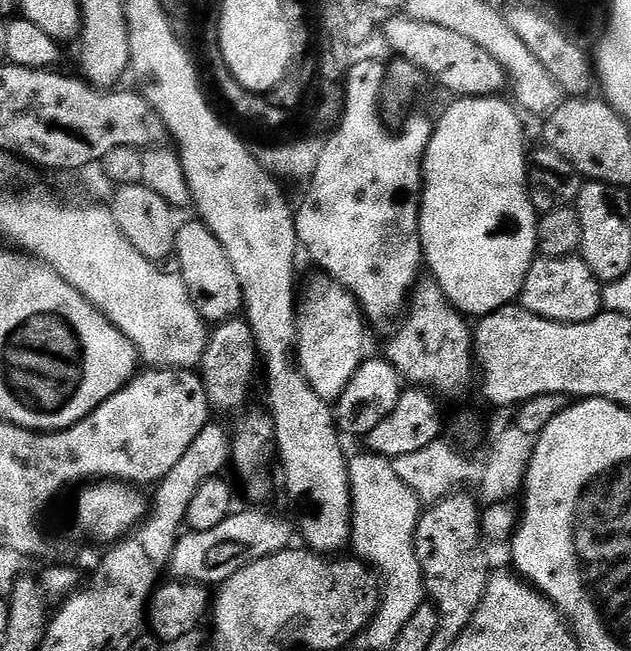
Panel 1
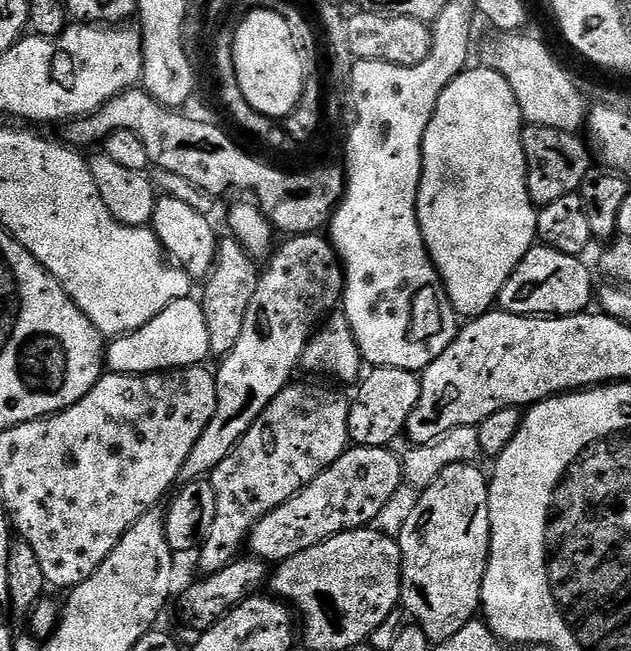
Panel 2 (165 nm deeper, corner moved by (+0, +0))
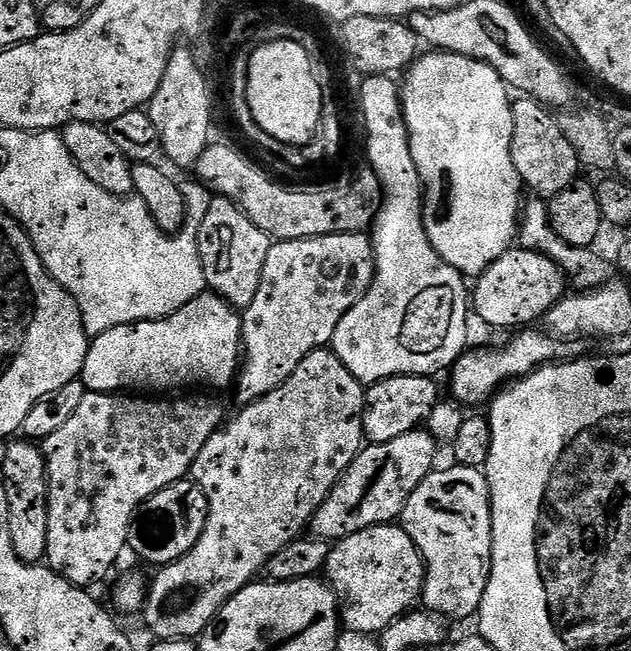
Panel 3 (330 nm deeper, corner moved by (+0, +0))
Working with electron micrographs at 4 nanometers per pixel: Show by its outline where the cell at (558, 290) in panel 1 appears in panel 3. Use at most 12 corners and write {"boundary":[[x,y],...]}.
{"boundary":[[513,246],[475,277],[474,316],[492,328],[543,321],[566,281]]}

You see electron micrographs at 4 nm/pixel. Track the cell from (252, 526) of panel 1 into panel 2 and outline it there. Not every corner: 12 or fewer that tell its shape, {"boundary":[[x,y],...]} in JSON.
{"boundary":[[349,447],[254,526],[279,562],[369,527],[404,484],[391,447]]}

